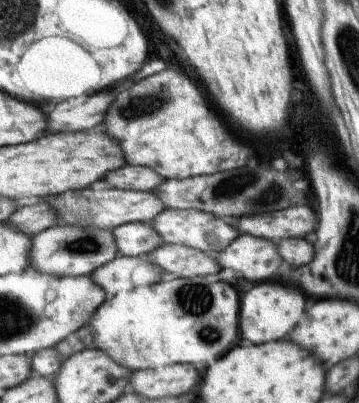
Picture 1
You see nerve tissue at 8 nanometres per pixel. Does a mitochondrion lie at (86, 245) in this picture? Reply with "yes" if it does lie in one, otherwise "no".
yes

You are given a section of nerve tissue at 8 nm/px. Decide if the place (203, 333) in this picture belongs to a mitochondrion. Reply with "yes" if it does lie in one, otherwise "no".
yes

